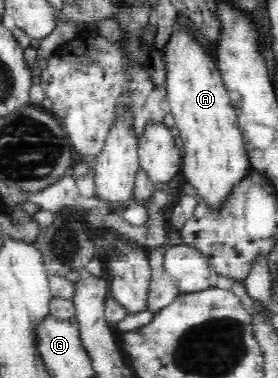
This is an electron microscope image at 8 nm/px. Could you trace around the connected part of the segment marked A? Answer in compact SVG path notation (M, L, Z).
M173 28L171 41L162 51L170 113L183 140L180 177L185 190L201 200L212 215L219 215L235 187L253 171L235 108L213 58L193 43L188 33Z

